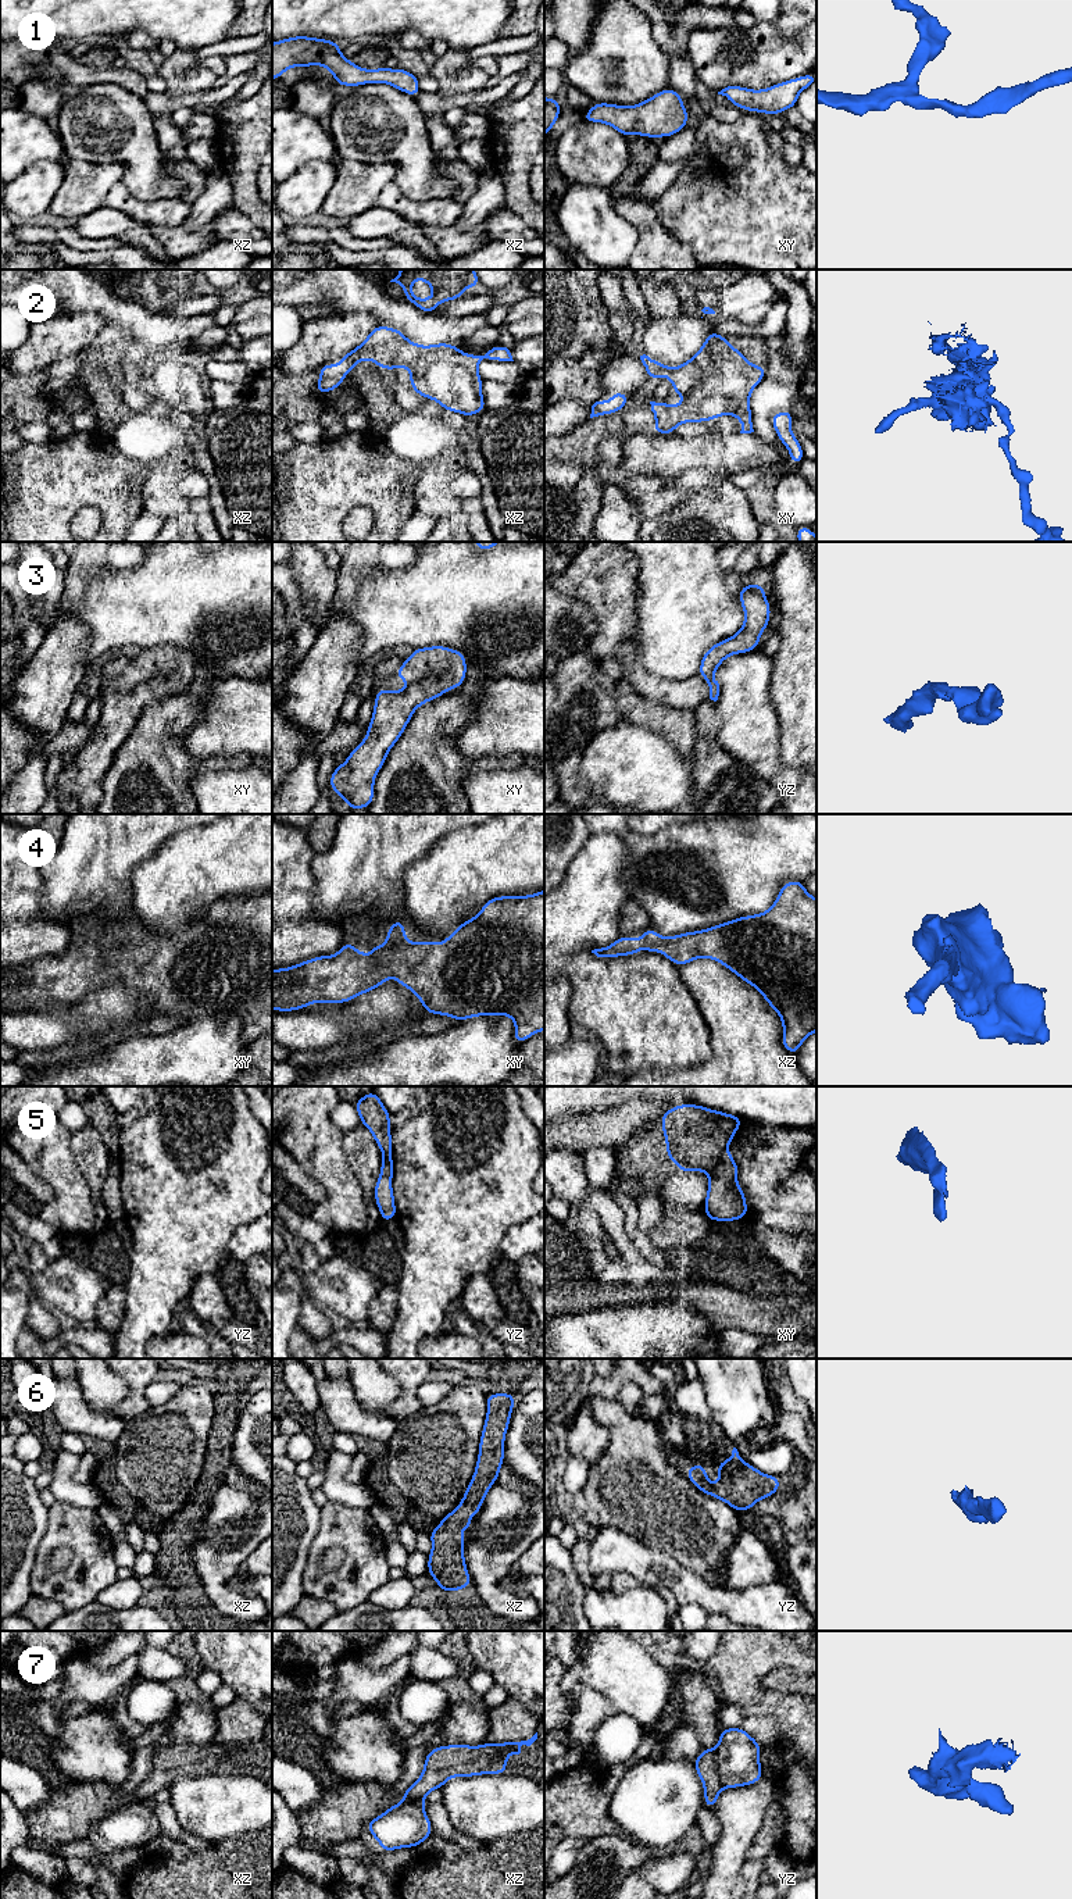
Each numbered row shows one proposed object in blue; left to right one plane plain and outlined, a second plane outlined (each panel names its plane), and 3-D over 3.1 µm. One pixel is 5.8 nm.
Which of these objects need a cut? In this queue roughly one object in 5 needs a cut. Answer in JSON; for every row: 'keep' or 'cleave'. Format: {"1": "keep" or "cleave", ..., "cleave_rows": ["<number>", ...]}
{"1": "keep", "2": "keep", "3": "keep", "4": "keep", "5": "cleave", "6": "keep", "7": "cleave", "cleave_rows": ["5", "7"]}

